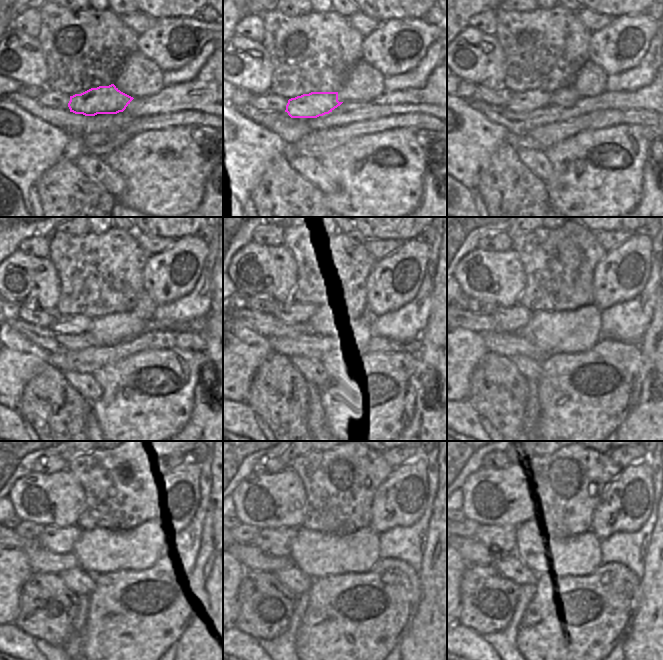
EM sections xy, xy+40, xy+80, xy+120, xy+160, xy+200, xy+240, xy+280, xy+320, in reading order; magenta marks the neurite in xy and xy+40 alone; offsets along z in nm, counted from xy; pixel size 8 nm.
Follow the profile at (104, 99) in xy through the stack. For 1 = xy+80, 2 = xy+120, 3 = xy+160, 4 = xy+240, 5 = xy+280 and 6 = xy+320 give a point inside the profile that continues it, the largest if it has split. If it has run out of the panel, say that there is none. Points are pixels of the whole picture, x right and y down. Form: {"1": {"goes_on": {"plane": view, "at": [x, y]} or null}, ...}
{"1": {"goes_on": {"plane": "xy+80", "at": [531, 100]}}, "2": {"goes_on": {"plane": "xy+120", "at": [78, 324]}}, "3": {"goes_on": {"plane": "xy+160", "at": [296, 315]}}, "4": {"goes_on": {"plane": "xy+240", "at": [56, 540]}}, "5": {"goes_on": {"plane": "xy+280", "at": [274, 541]}}, "6": {"goes_on": {"plane": "xy+320", "at": [500, 540]}}}

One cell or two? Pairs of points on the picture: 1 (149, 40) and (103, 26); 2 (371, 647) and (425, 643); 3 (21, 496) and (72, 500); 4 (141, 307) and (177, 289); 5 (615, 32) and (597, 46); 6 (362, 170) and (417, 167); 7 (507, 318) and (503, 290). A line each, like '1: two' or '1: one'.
1: two
2: two
3: one
4: two
5: one
6: one
7: two

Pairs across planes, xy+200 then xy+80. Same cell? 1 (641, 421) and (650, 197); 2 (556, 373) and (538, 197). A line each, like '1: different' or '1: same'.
1: same
2: different

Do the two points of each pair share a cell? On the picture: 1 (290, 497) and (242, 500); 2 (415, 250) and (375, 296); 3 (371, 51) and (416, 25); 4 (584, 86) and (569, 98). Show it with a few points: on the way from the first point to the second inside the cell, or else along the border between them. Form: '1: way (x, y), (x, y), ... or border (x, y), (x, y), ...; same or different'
1: way (282, 515), (280, 520), (265, 522), (250, 518); same
2: way (400, 260), (381, 270), (381, 283); same
3: way (382, 45), (396, 31), (405, 27); same
4: border (571, 86), (580, 97); different

